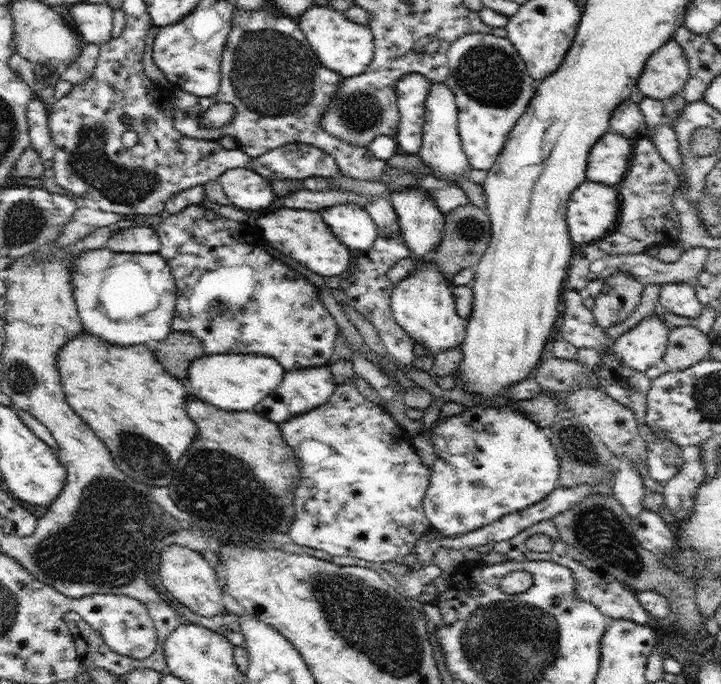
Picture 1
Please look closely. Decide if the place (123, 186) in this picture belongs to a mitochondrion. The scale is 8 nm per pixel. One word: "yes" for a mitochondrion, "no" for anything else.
yes

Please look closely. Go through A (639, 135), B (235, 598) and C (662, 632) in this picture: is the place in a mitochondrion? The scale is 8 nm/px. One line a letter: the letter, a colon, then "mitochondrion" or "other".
A: other
B: other
C: other

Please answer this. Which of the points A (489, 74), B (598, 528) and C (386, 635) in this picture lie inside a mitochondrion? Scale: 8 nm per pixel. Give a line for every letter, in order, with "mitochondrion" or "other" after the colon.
A: mitochondrion
B: mitochondrion
C: mitochondrion

